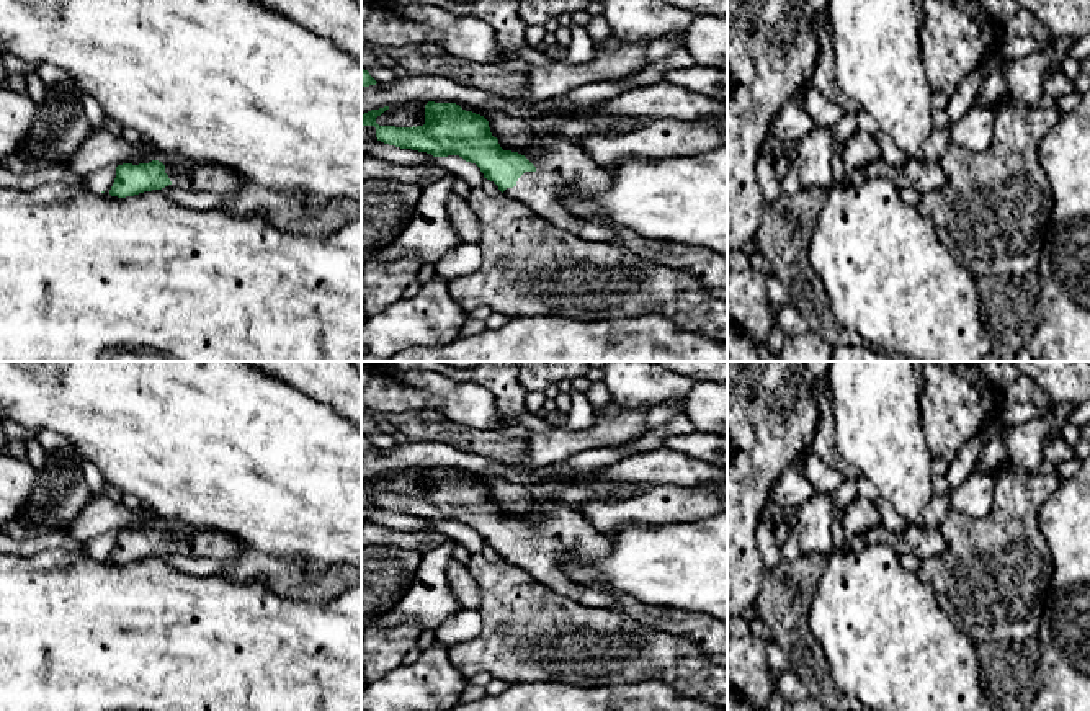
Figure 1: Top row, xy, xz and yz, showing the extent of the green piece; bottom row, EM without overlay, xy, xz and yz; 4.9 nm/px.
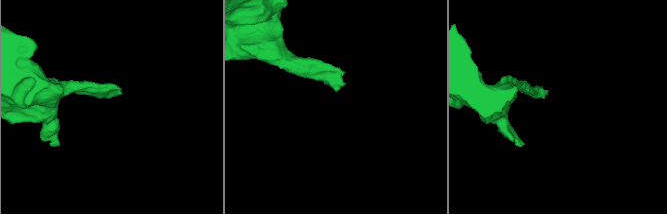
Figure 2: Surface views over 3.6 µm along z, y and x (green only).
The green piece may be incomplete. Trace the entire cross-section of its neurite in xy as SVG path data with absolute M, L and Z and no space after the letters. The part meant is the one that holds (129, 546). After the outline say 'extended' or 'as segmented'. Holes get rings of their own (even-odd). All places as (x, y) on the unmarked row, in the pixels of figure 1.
M152 526L139 531L118 531L109 561L126 564L144 557L162 556L168 551L188 557L212 557L226 562L237 559L245 551L245 546L235 536L216 530L199 530L186 534Z; extended

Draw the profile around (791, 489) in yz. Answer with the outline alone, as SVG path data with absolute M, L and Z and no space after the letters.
M804 454L796 456L775 482L770 500L781 510L794 510L809 502L817 492L804 474Z

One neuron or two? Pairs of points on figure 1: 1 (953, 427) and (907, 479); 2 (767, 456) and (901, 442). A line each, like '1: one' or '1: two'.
1: two
2: two

